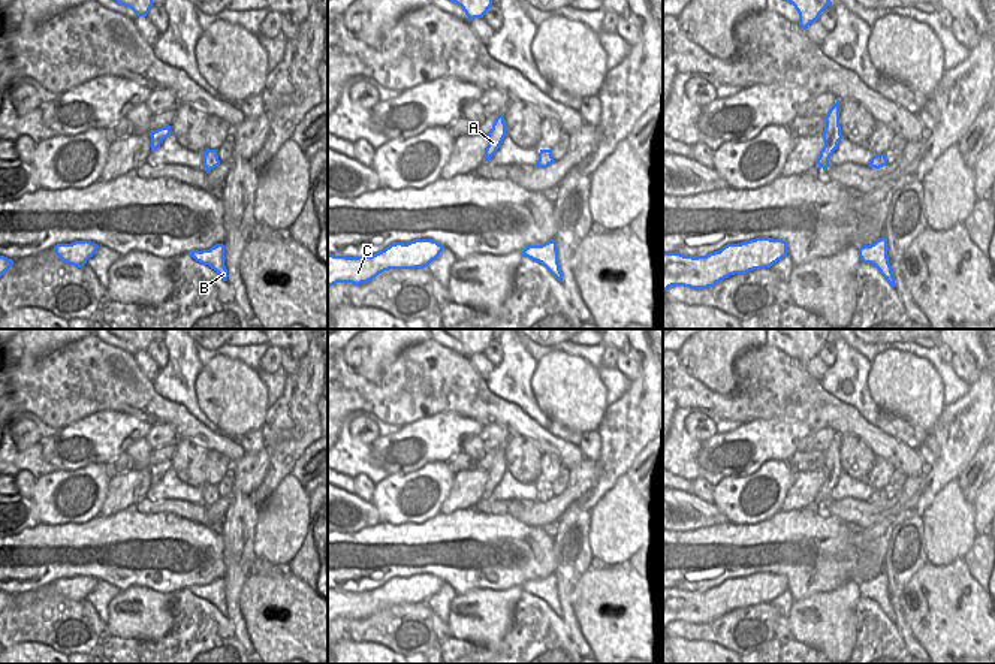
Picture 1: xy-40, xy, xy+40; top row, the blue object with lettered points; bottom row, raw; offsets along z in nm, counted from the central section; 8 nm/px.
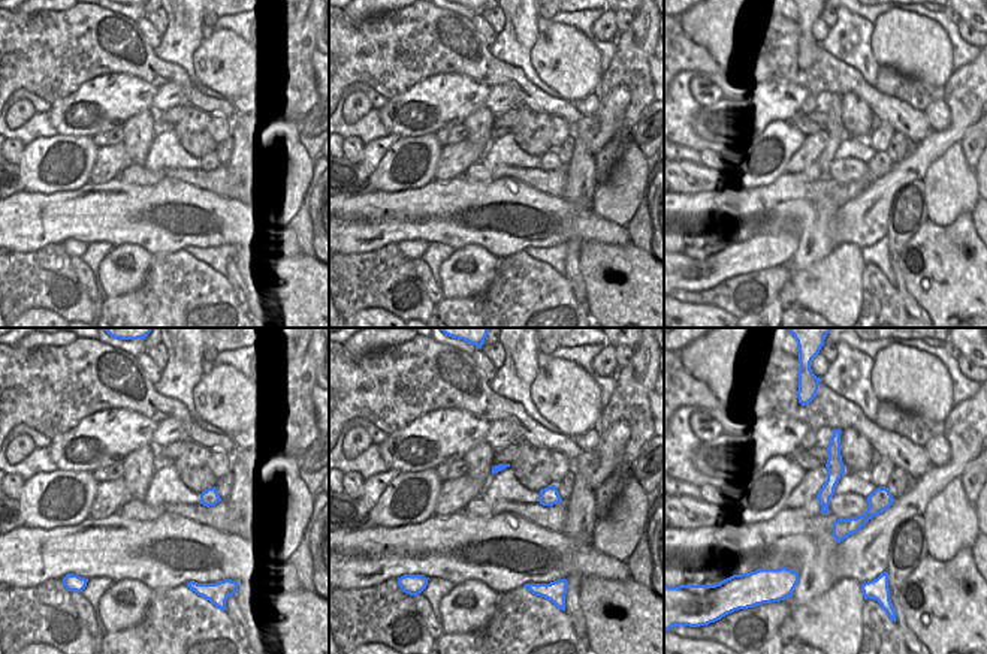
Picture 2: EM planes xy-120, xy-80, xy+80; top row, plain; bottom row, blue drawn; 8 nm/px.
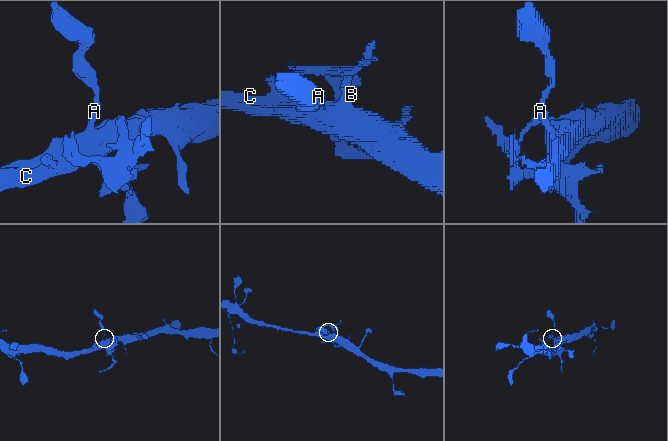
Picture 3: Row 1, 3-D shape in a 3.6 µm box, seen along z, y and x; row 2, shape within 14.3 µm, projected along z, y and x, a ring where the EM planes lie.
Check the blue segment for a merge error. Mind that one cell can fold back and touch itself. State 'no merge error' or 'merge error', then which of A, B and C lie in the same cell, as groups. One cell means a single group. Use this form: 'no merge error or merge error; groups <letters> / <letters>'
merge error; groups A C / B

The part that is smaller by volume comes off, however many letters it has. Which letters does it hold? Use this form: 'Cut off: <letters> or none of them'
Cut off: B.

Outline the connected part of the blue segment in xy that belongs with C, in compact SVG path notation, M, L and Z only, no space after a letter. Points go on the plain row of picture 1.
M432 574L395 577L385 585L364 592L334 591L328 588L328 625L337 618L359 621L389 604L426 603L443 586L444 580Z

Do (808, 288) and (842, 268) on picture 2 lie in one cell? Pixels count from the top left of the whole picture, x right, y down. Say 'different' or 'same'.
same

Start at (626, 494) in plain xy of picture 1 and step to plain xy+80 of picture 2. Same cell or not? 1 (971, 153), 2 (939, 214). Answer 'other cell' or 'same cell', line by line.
1: other cell
2: same cell

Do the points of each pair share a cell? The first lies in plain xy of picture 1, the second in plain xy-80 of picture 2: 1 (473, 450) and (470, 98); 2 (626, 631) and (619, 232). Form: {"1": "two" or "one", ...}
{"1": "two", "2": "two"}

